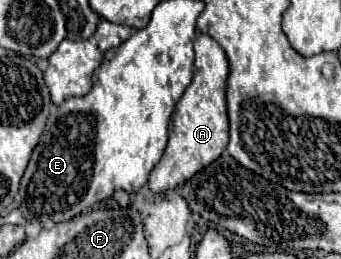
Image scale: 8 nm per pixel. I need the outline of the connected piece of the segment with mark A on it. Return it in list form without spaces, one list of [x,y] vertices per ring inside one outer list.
[[[200,34],[194,40],[194,76],[184,96],[174,108],[170,122],[170,138],[164,150],[162,160],[154,166],[148,186],[152,192],[170,192],[184,186],[200,170],[220,158],[228,144],[228,114],[226,114],[226,78],[228,78],[228,60],[224,50],[208,34]]]

